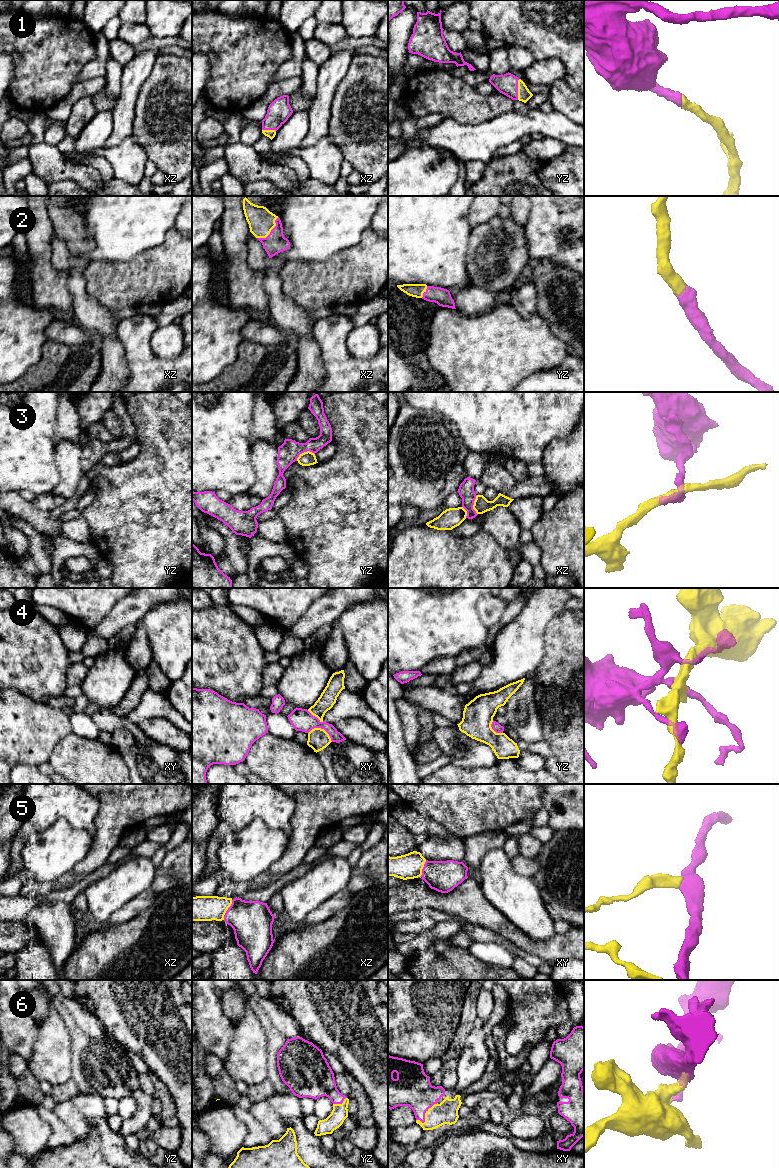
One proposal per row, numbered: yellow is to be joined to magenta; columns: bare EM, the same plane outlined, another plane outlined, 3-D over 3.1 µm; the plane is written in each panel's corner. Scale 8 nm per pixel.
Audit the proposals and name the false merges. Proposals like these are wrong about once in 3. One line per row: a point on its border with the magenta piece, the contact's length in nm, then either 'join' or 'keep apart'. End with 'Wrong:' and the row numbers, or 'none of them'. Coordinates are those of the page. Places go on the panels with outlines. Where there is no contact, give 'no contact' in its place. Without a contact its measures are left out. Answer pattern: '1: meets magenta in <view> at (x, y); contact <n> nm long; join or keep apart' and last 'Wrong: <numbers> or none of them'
1: meets magenta in yz at (517, 89); contact 170 nm long; join
2: meets magenta in xz at (271, 231); contact 240 nm long; join
3: meets magenta in yz at (304, 451); contact 160 nm long; keep apart
4: meets magenta in xy at (322, 728); contact 220 nm long; keep apart
5: meets magenta in xz at (227, 910); contact 180 nm long; join
6: meets magenta in xy at (424, 1115); contact 220 nm long; join
Wrong: 3, 4

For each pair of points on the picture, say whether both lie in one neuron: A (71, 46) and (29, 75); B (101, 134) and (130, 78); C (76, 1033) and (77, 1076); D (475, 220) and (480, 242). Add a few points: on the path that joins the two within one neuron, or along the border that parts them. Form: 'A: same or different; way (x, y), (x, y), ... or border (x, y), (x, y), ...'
A: same; way (61, 46), (39, 67)
B: different; border (112, 112), (112, 132), (108, 137)
C: same; way (76, 1044), (76, 1065)
D: different; border (496, 214), (489, 220), (472, 228)

